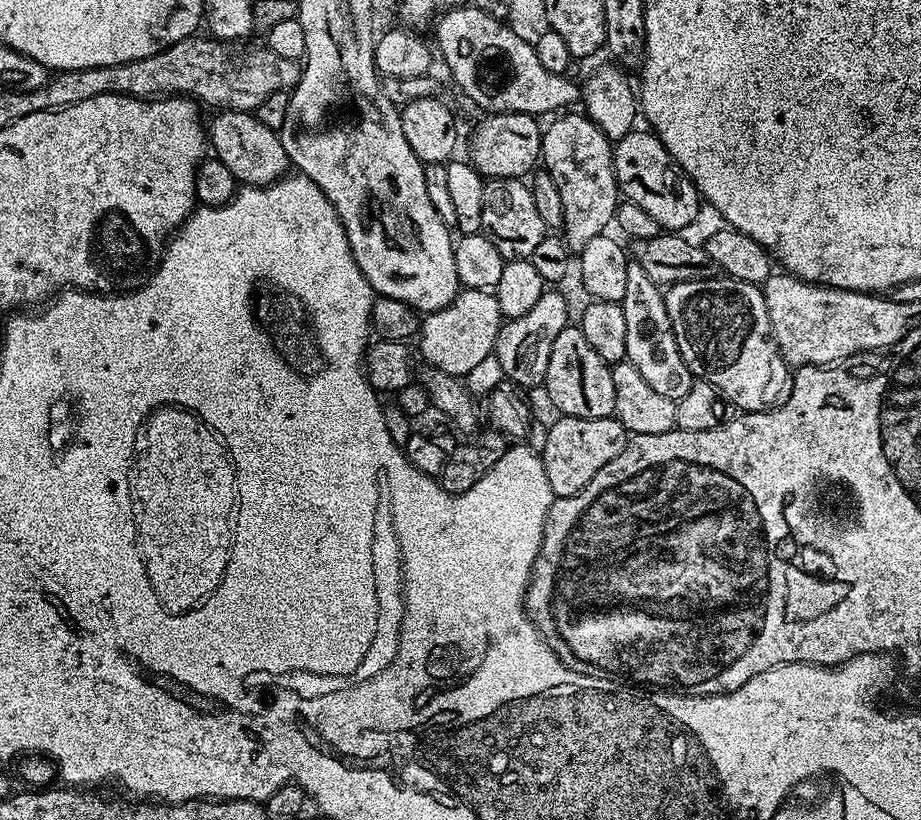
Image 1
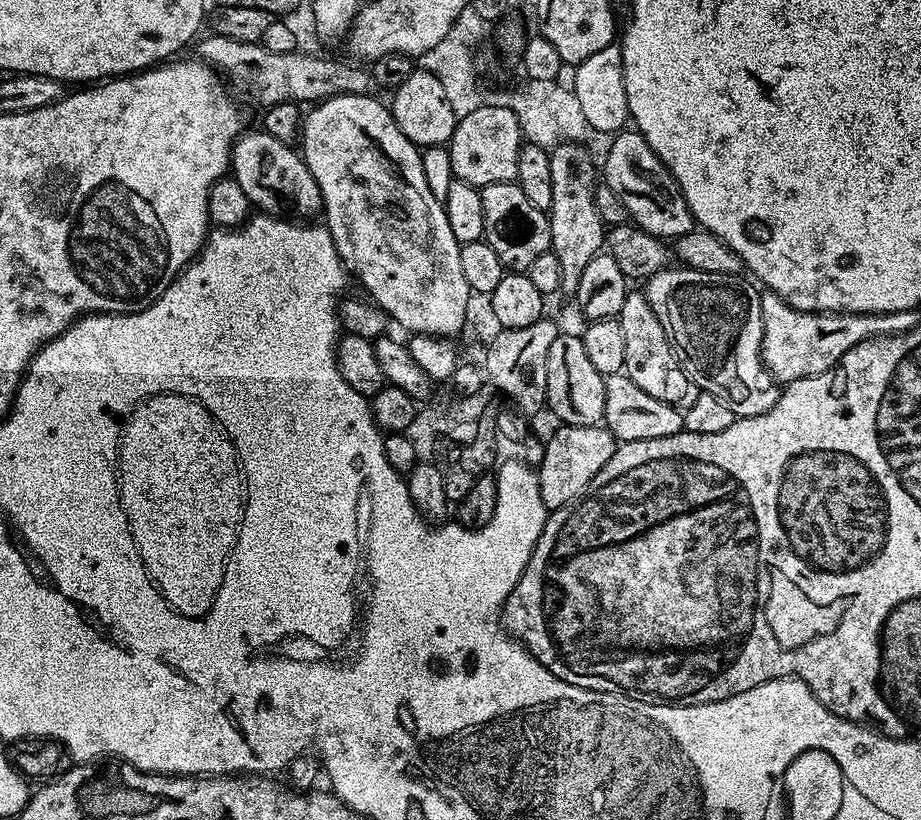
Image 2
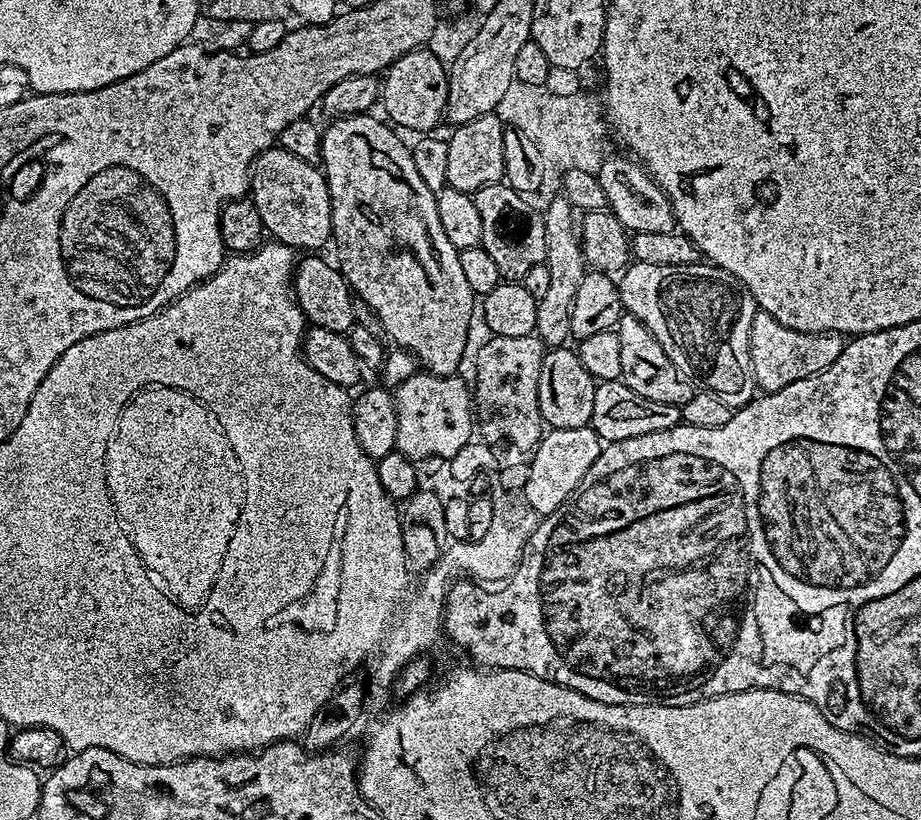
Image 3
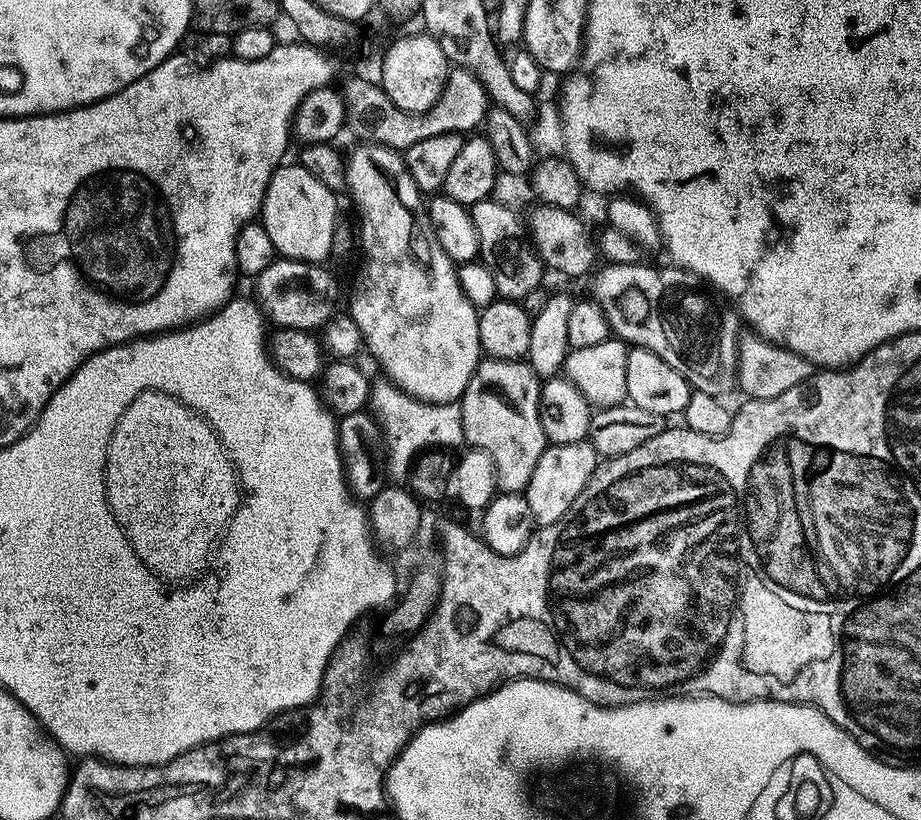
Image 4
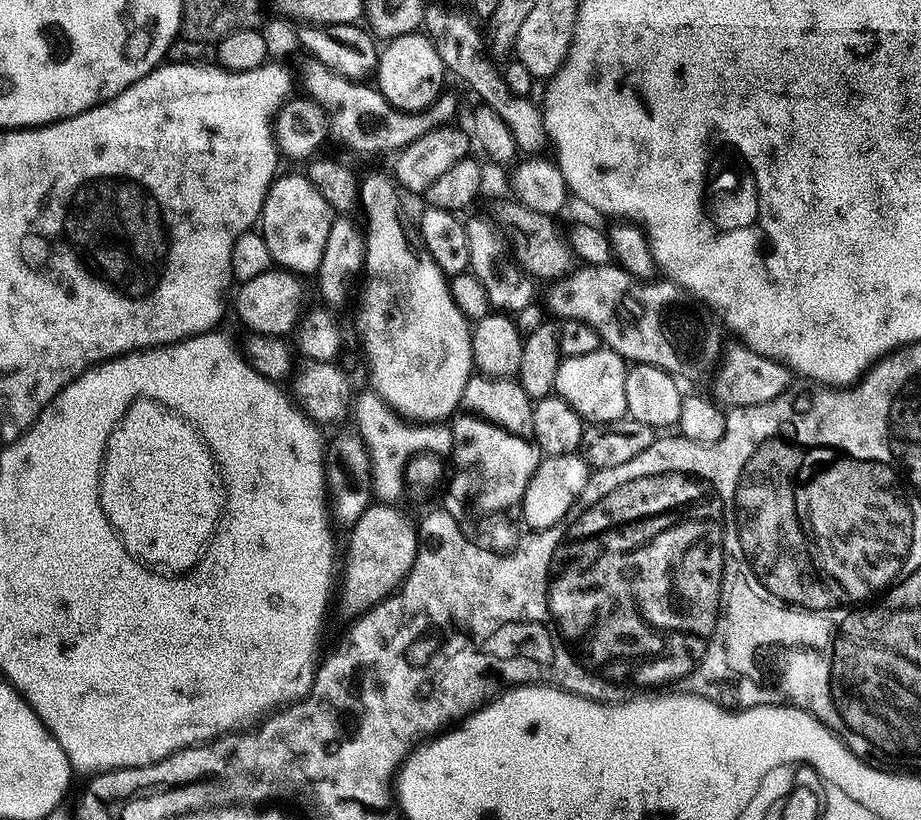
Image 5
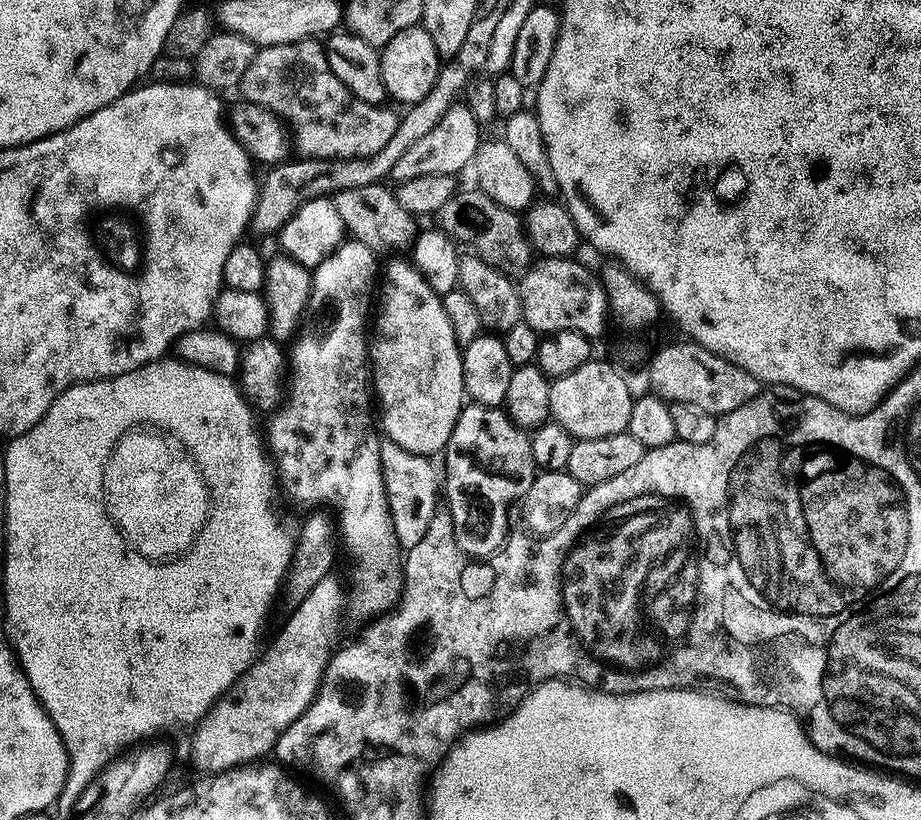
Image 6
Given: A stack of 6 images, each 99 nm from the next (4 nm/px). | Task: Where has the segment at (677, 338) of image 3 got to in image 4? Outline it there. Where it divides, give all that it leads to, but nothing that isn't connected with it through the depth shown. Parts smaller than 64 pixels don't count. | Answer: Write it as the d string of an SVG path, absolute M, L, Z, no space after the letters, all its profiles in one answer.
M648 262L634 266L608 264L599 269L594 299L602 306L613 333L629 346L654 350L662 362L674 366L682 378L695 391L721 398L727 392L736 392L738 381L738 356L742 335L742 317L735 307L715 288L709 286L686 268L651 268Z

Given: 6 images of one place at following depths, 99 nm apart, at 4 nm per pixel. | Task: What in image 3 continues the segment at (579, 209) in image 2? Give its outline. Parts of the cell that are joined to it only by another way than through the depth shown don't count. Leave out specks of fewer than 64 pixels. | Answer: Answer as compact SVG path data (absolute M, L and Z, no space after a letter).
M557 198L548 204L548 209L543 209L544 225L546 226L546 269L548 268L548 285L544 288L544 297L541 295L536 302L536 331L535 335L549 349L558 348L569 343L572 331L570 330L570 314L574 306L574 297L578 295L578 282L582 282L586 271L584 255L580 253L578 243L578 216L570 201Z

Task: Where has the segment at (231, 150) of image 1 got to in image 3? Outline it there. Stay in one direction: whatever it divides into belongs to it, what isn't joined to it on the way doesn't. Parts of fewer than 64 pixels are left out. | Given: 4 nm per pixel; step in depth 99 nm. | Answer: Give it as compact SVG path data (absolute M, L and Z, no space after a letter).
M273 146L268 151L263 152L256 160L256 163L250 173L250 199L252 205L258 210L258 214L264 223L264 231L273 241L285 244L287 248L293 250L301 250L300 248L308 248L304 250L320 250L324 243L332 240L332 203L330 202L330 194L328 193L328 182L324 179L324 173L317 165L310 162L302 162L302 158L294 158L294 154L290 154L285 148Z

